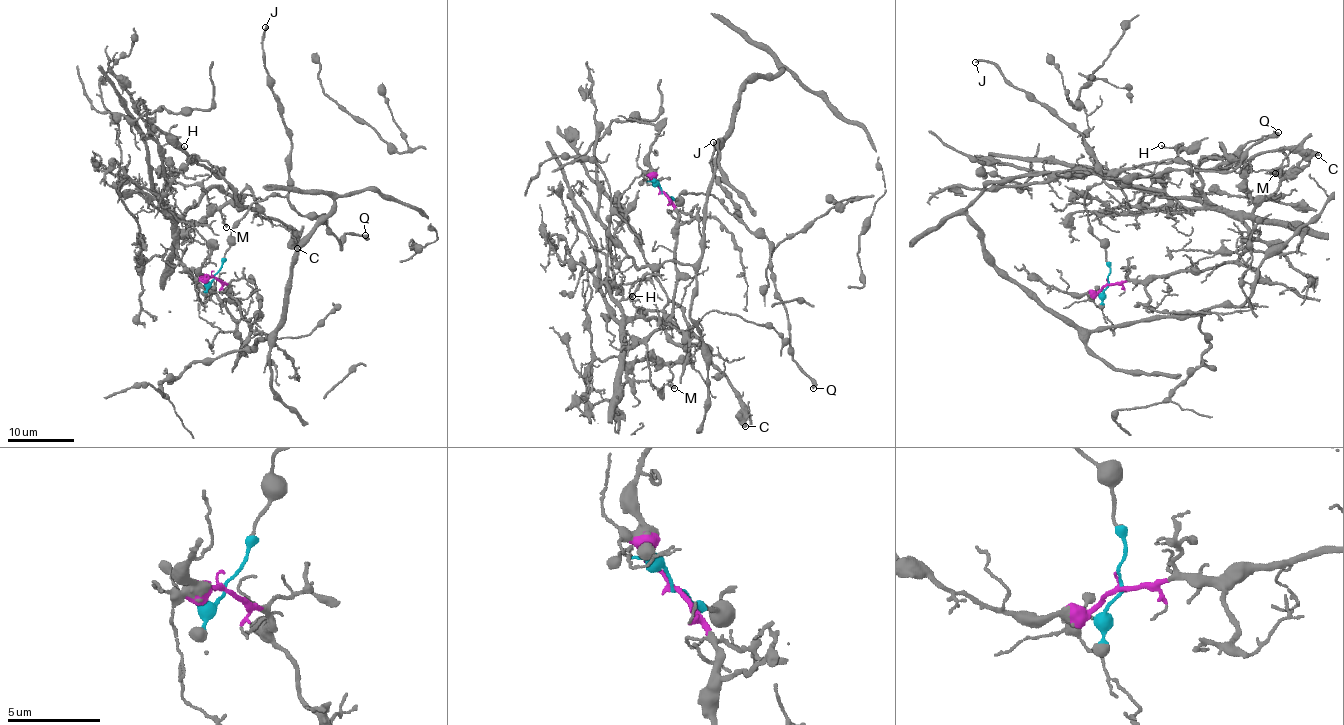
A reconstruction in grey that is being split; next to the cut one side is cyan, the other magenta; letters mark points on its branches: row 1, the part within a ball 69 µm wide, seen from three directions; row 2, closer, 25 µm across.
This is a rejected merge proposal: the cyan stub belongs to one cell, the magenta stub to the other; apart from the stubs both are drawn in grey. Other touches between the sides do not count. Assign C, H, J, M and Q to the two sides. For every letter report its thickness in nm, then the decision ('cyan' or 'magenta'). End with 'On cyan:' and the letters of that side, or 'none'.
C: 500 nm | magenta
H: 140 nm | magenta
J: 240 nm | cyan
M: 240 nm | magenta
Q: 440 nm | cyan
On cyan: J, Q

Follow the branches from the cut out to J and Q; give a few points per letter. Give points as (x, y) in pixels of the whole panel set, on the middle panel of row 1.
J: (662, 192), (677, 200), (682, 194), (715, 195), (737, 219), (738, 205), (720, 185), (710, 164), (713, 141)
Q: (662, 192), (677, 200), (682, 194), (715, 195), (768, 242), (775, 297), (786, 312), (790, 354), (813, 389)

